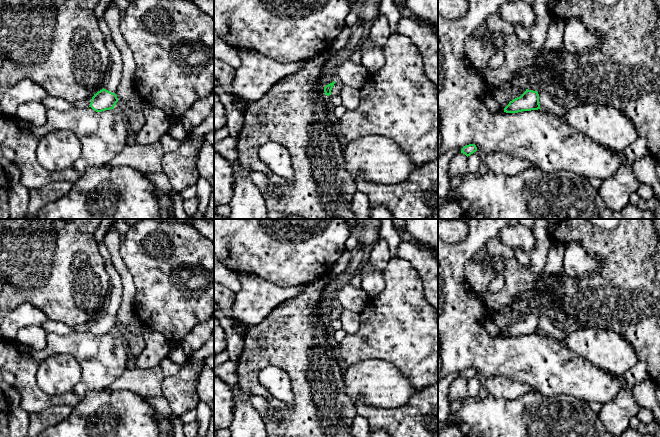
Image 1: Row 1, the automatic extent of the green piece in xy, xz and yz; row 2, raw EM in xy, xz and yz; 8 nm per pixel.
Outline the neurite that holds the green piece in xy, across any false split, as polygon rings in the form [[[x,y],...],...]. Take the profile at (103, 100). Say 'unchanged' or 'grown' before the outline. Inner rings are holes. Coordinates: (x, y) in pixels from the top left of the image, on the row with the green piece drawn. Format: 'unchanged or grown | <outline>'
grown | [[[104,14],[99,19],[99,28],[103,33],[107,48],[111,54],[111,65],[108,70],[107,80],[102,90],[98,91],[91,99],[90,106],[96,112],[114,109],[118,102],[115,94],[122,78],[123,62],[121,54],[115,45]]]

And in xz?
grown | [[[333,81],[332,83],[324,87],[325,95],[339,95],[341,91],[342,84],[338,81]]]

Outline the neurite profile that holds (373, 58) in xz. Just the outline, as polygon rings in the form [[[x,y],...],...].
[[[366,35],[362,39],[359,49],[362,52],[362,64],[365,66],[369,74],[374,74],[384,66],[386,58],[383,49],[372,45]]]

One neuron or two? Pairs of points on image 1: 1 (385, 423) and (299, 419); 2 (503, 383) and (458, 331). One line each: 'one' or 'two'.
1: two
2: two

